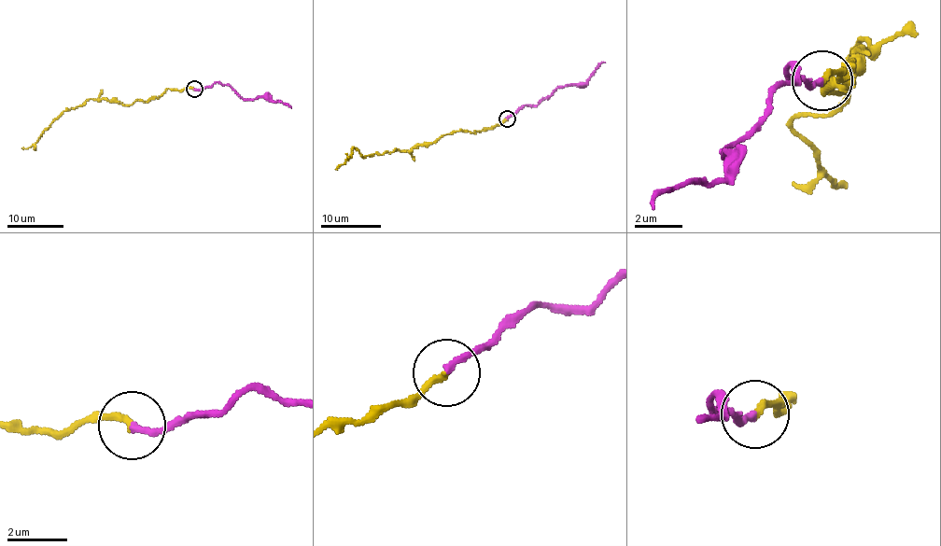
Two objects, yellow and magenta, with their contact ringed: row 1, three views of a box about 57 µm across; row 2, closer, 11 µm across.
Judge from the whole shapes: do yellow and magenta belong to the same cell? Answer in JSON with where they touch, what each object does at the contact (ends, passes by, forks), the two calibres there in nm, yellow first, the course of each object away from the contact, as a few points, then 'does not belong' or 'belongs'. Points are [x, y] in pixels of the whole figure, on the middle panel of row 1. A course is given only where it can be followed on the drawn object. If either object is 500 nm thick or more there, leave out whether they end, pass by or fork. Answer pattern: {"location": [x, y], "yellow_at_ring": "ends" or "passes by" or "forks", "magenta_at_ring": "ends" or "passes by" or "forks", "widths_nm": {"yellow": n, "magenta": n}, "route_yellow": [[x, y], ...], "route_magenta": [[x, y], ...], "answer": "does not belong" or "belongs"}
{"location": [507, 118], "yellow_at_ring": "ends", "magenta_at_ring": "ends", "widths_nm": {"yellow": 220, "magenta": 240}, "route_yellow": [[507, 118], [493, 127], [479, 131], [452, 131], [409, 150], [363, 157], [353, 147], [335, 169]], "route_magenta": [[507, 118], [520, 109], [537, 104], [557, 88], [583, 84], [605, 62]], "answer": "belongs"}

